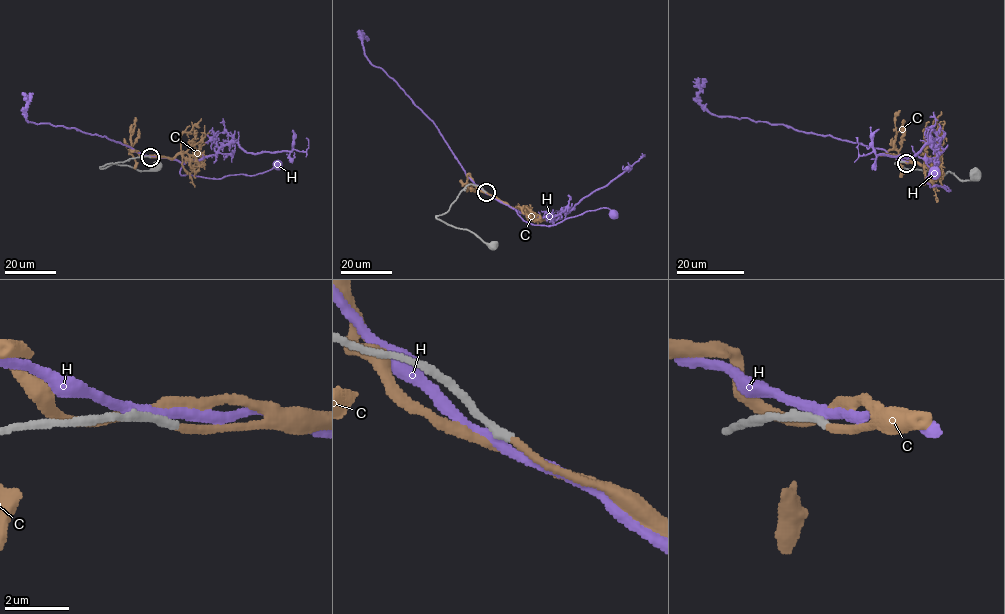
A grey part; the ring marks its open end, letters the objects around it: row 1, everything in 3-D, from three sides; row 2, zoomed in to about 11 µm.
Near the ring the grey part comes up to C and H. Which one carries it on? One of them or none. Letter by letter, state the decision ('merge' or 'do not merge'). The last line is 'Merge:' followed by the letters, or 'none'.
C: merge
H: do not merge
Merge: C

